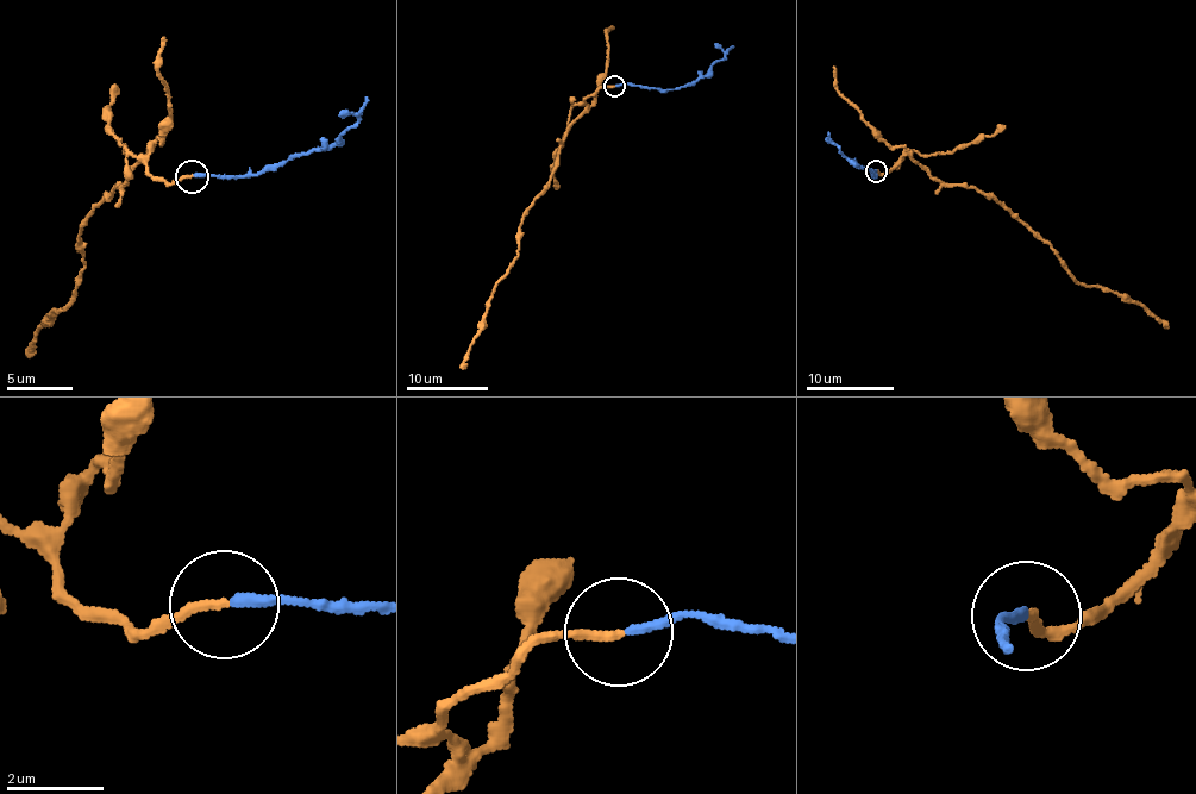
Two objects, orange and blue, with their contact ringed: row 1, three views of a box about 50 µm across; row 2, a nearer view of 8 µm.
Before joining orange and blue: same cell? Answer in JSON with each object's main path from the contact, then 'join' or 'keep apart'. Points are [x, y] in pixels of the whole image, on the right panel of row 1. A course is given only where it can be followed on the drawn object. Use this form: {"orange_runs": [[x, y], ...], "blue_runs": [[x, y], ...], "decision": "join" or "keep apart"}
{"orange_runs": [[877, 172], [888, 172], [905, 155], [933, 177], [982, 191], [1029, 225], [1069, 274], [1126, 295], [1168, 327]], "blue_runs": [[877, 172], [870, 173], [874, 176], [843, 155], [827, 132]], "decision": "keep apart"}

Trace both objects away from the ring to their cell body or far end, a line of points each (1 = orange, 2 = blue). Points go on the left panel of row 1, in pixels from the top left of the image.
1: (193, 176), (155, 180), (148, 152), (77, 235), (75, 297), (38, 326), (27, 357)
2: (193, 176), (279, 168), (332, 147), (358, 120), (365, 98)

